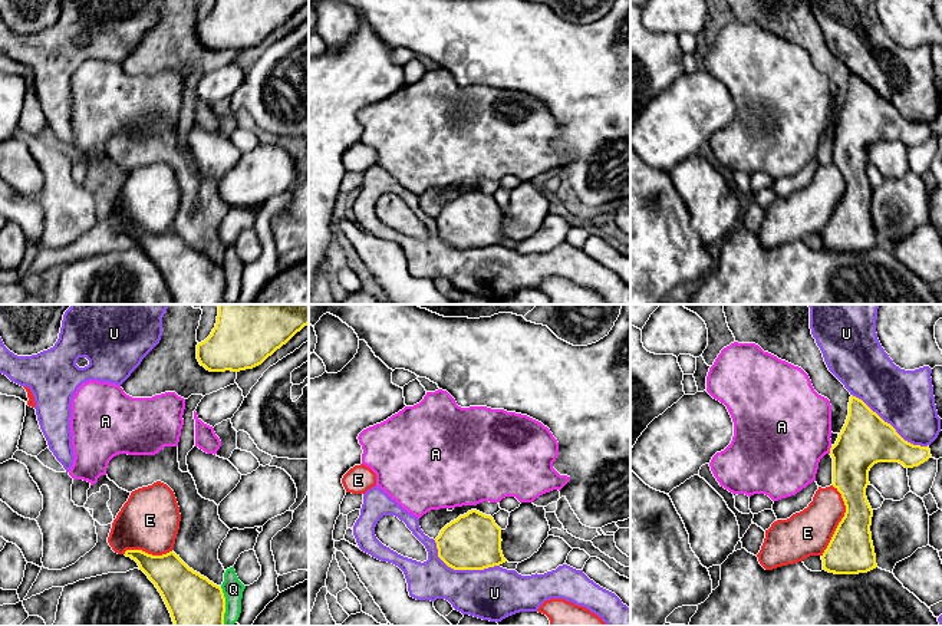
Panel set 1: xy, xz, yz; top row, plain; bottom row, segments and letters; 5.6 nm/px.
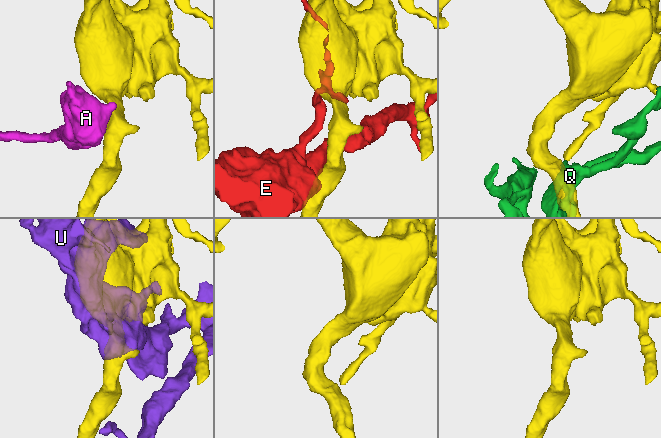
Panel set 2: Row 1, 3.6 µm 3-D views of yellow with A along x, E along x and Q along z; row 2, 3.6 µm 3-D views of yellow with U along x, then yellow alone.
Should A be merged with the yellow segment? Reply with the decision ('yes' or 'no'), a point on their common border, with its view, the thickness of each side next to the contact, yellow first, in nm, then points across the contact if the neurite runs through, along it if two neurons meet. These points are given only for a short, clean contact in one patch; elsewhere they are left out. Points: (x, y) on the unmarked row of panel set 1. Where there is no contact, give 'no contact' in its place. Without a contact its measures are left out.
no; contact yz (830, 128); calibres 280 and 460 nm

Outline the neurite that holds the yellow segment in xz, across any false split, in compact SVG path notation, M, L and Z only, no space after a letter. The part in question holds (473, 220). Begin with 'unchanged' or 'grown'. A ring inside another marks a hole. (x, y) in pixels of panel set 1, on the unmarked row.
unchanged | M477 188L447 202L435 217L438 235L454 248L484 248L505 241L501 220L494 197Z

